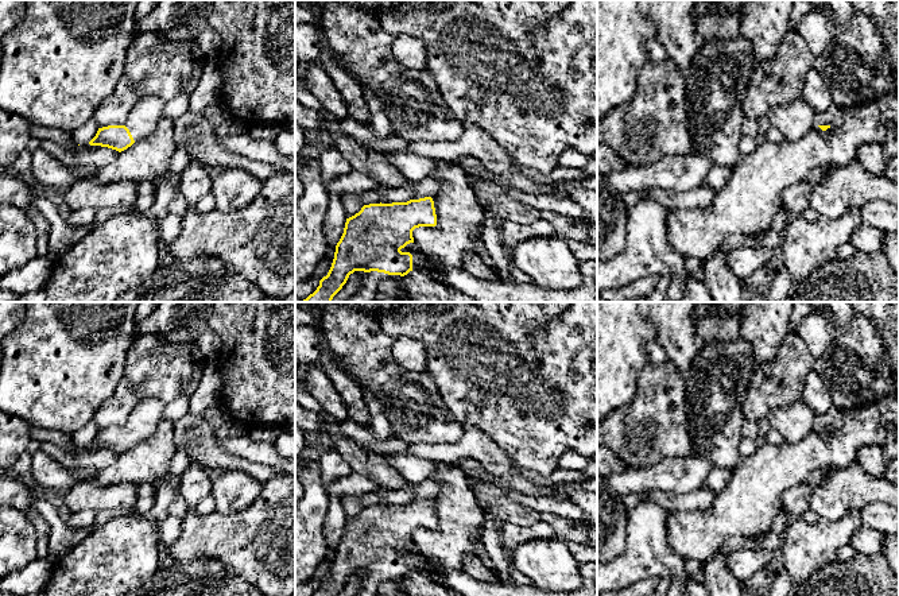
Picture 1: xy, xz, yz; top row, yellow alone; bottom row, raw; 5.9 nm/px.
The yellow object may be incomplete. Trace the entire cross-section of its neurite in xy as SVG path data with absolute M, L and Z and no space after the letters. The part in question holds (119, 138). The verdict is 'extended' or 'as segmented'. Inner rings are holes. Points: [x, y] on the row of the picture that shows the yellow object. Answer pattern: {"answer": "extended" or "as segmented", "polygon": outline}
{"answer": "extended", "polygon": "M182 93L166 101L155 96L140 98L129 112L124 125L98 128L90 146L101 146L119 152L144 139L163 117L175 120L189 111L190 94Z"}

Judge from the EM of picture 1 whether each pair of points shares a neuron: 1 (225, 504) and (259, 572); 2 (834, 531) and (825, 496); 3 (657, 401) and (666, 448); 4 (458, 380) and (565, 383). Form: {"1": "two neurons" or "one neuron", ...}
{"1": "two neurons", "2": "two neurons", "3": "one neuron", "4": "one neuron"}

